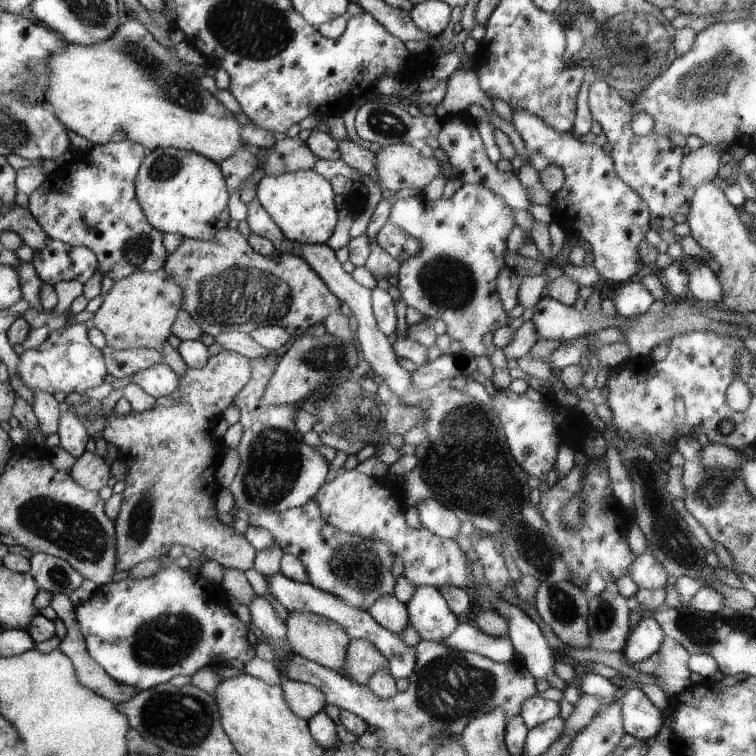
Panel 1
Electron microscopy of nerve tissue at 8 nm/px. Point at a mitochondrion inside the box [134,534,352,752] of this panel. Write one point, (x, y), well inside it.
(176, 719)

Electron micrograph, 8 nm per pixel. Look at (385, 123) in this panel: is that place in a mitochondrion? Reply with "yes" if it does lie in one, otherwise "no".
yes

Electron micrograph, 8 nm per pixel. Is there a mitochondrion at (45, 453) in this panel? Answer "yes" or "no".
no

